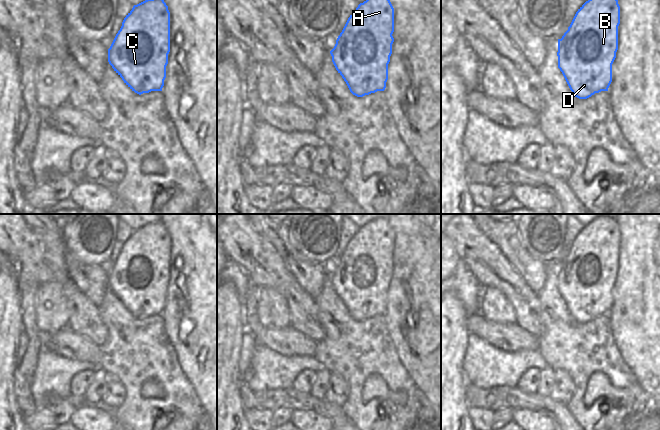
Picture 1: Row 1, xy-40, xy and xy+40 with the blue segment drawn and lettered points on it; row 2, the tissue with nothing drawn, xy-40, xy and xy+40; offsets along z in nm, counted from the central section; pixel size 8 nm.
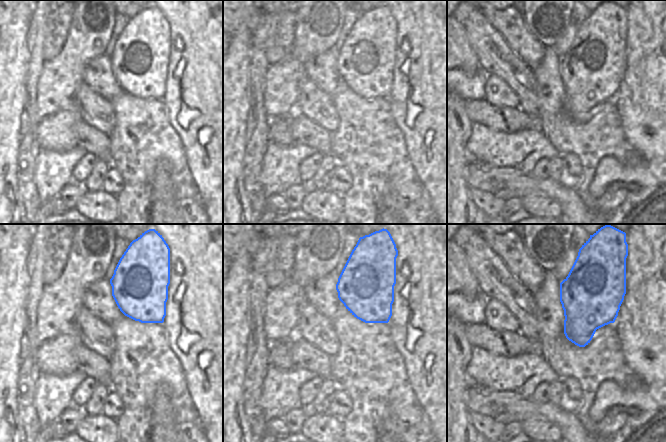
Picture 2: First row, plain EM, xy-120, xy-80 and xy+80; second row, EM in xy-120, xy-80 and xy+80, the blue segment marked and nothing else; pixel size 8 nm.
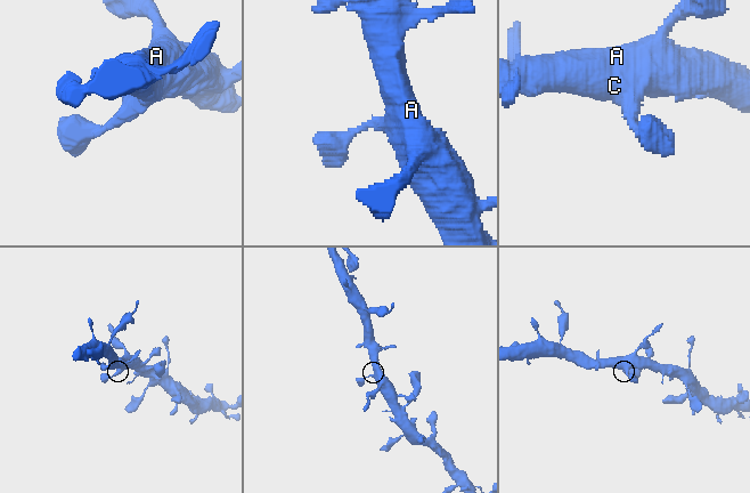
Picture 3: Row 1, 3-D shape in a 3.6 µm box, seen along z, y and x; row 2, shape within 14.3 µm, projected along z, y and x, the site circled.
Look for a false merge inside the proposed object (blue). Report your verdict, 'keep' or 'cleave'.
keep

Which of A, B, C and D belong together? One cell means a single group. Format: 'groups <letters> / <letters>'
groups A B C D

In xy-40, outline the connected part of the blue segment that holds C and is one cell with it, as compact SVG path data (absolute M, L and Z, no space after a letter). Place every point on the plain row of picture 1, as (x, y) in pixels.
M161 221L147 223L126 239L108 273L108 286L141 319L162 315L170 276L170 236Z

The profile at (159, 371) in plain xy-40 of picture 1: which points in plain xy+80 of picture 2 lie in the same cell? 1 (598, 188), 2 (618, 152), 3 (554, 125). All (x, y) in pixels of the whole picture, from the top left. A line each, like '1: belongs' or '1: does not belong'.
1: does not belong
2: belongs
3: belongs

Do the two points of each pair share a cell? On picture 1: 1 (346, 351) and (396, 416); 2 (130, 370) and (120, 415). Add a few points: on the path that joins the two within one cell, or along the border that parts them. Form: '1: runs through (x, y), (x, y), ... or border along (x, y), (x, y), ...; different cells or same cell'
1: runs through (369, 351), (411, 391), (411, 395); same cell
2: runs through (131, 381), (131, 404); same cell

